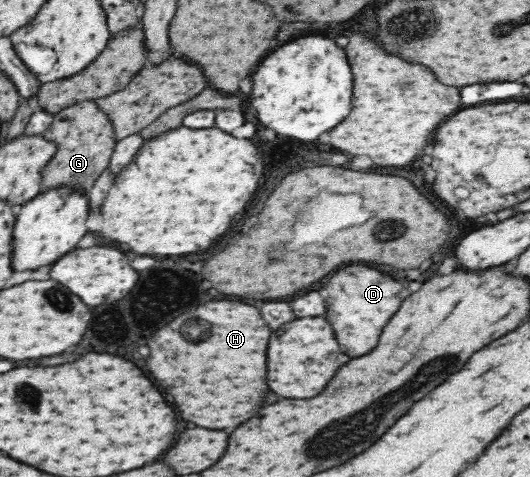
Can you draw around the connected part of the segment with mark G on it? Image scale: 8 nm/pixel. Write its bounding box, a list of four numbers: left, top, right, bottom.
[42,99,117,193]

